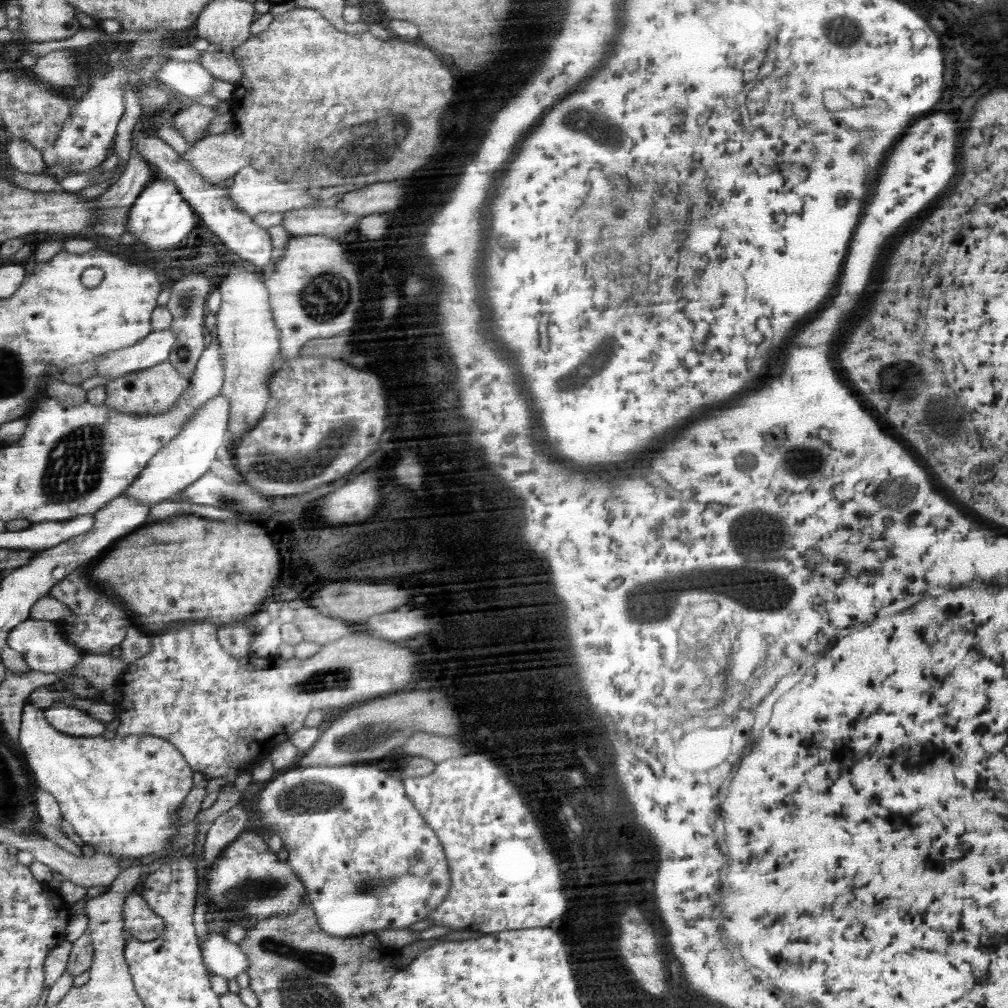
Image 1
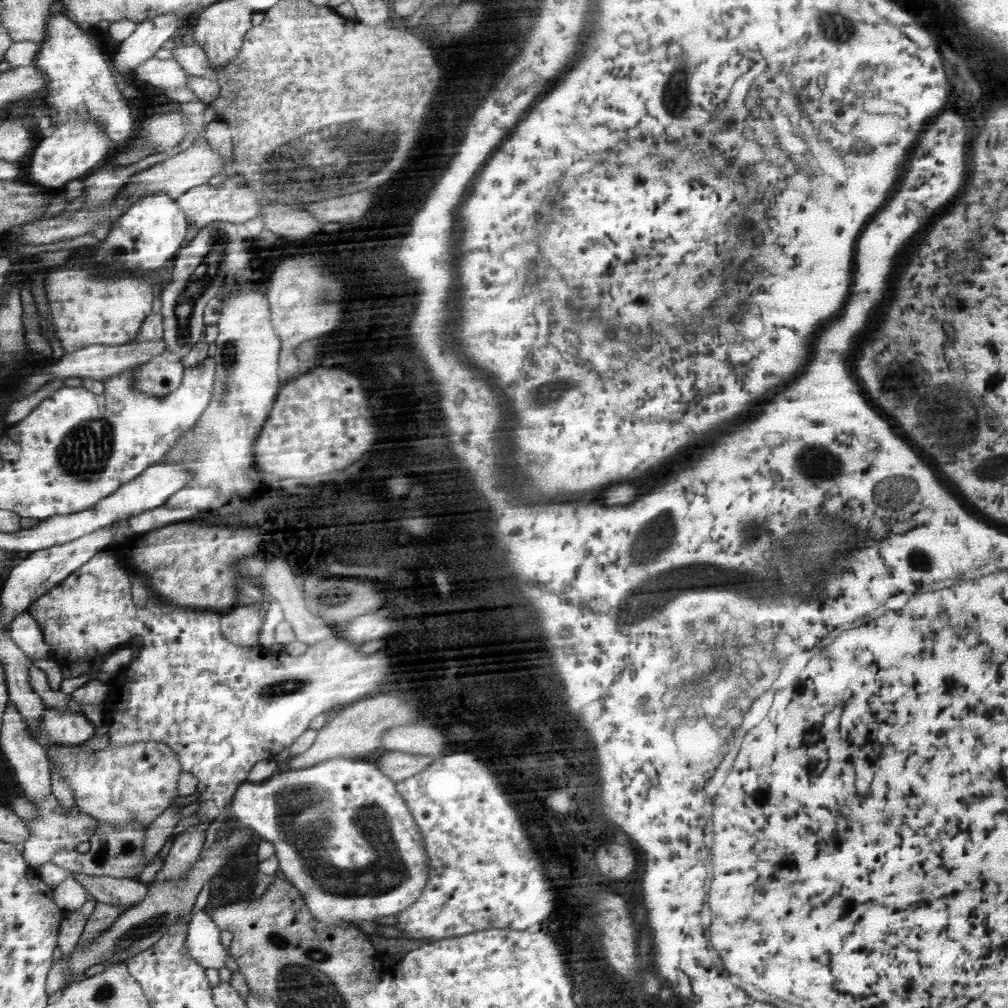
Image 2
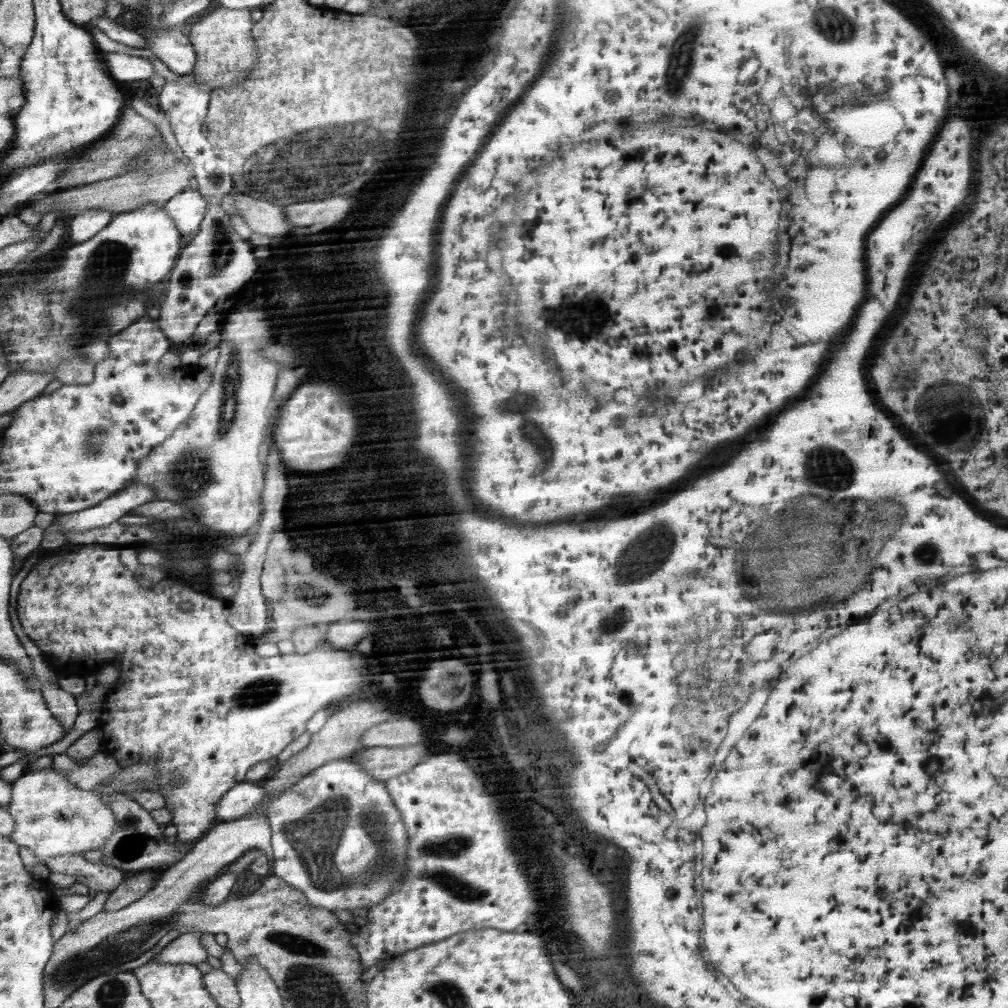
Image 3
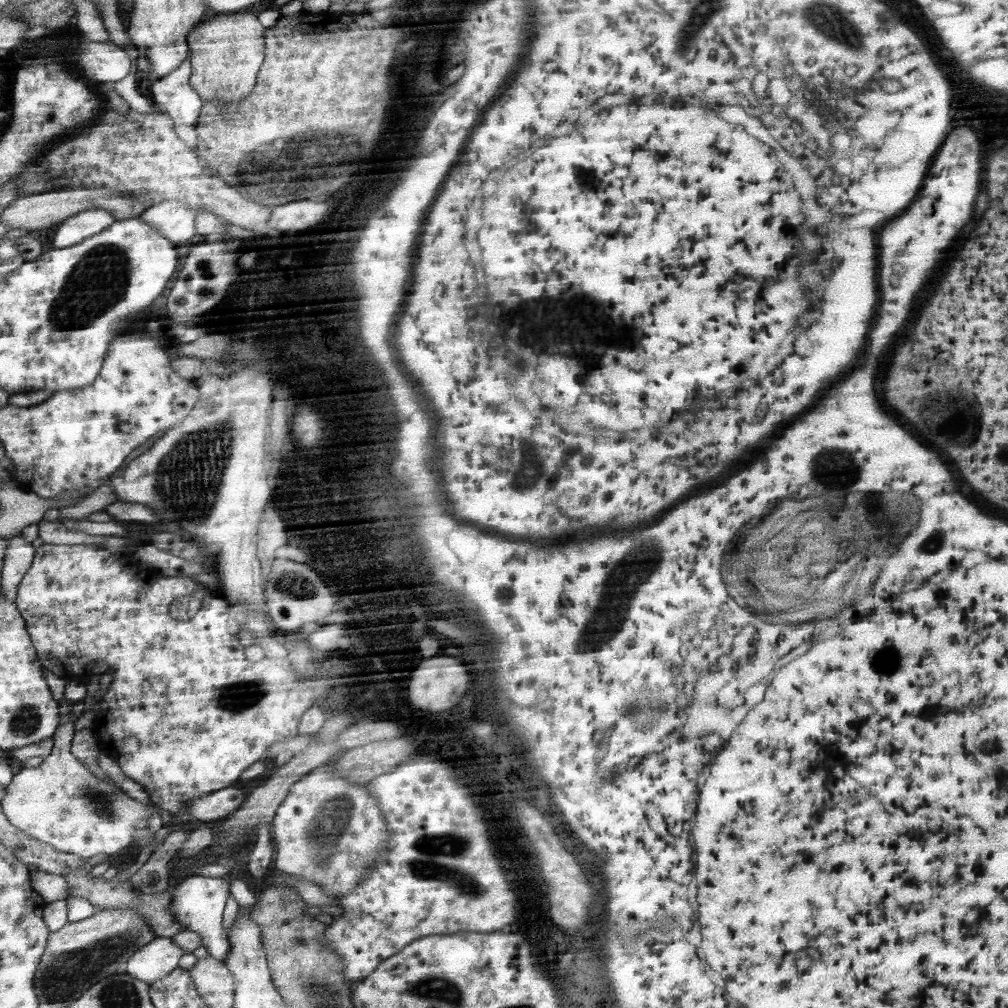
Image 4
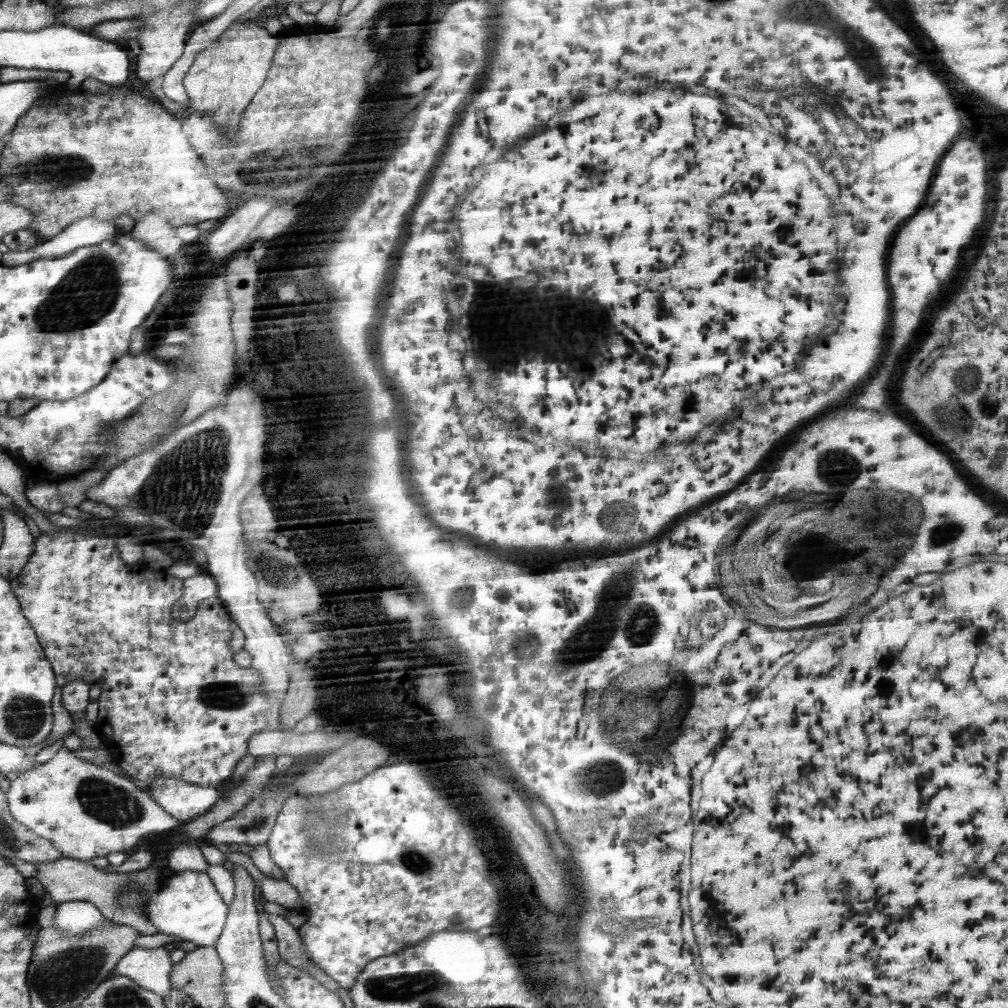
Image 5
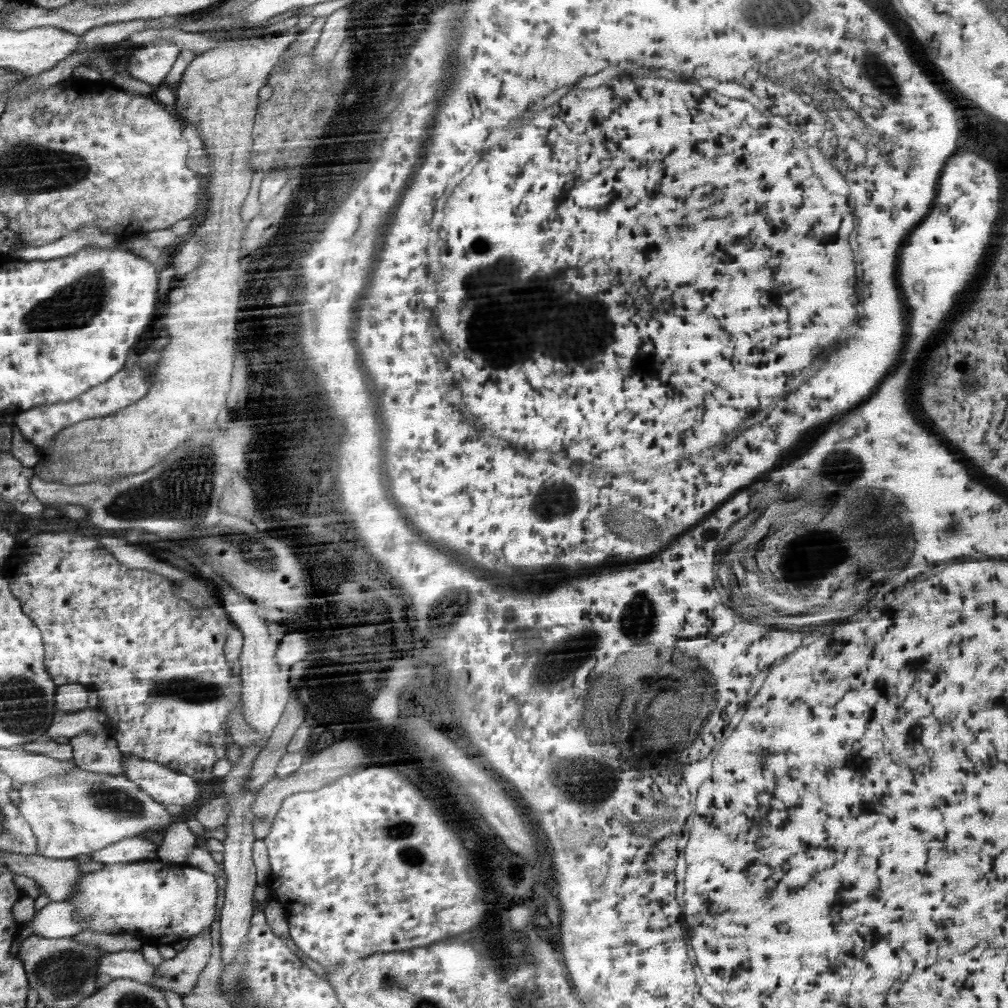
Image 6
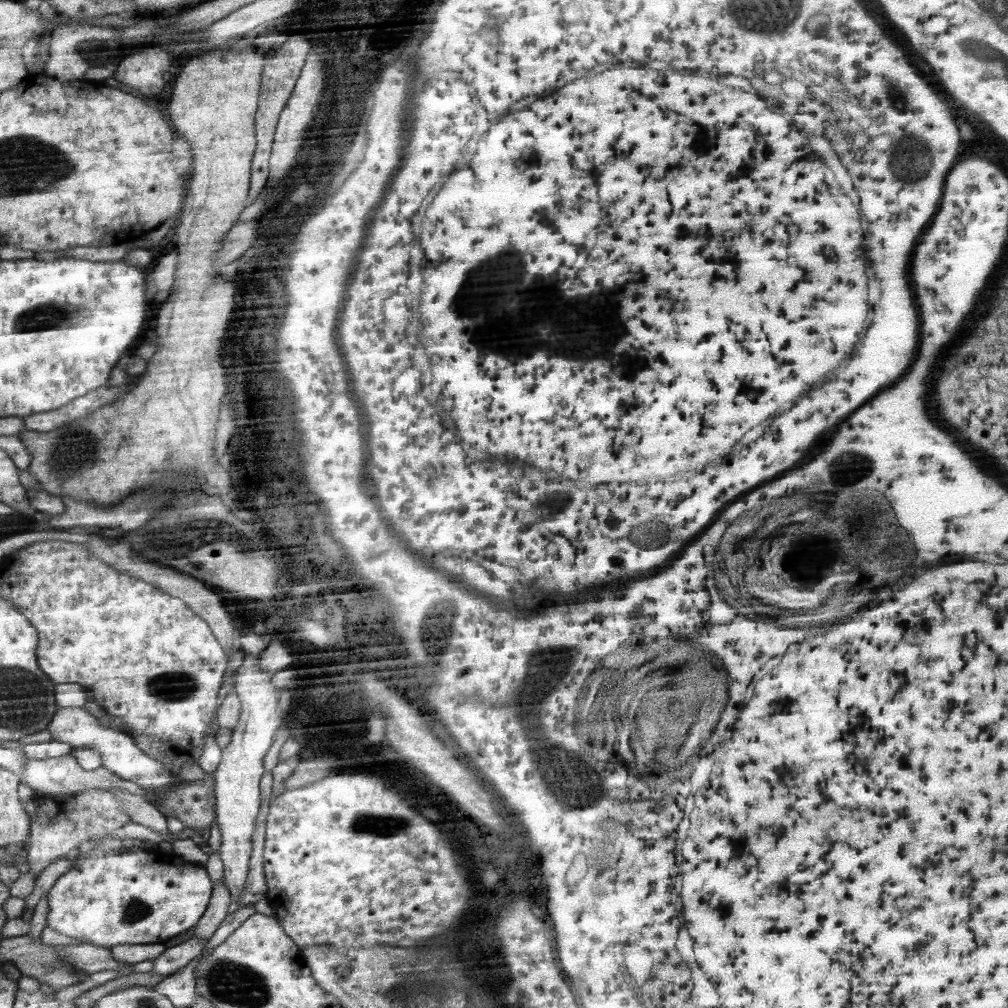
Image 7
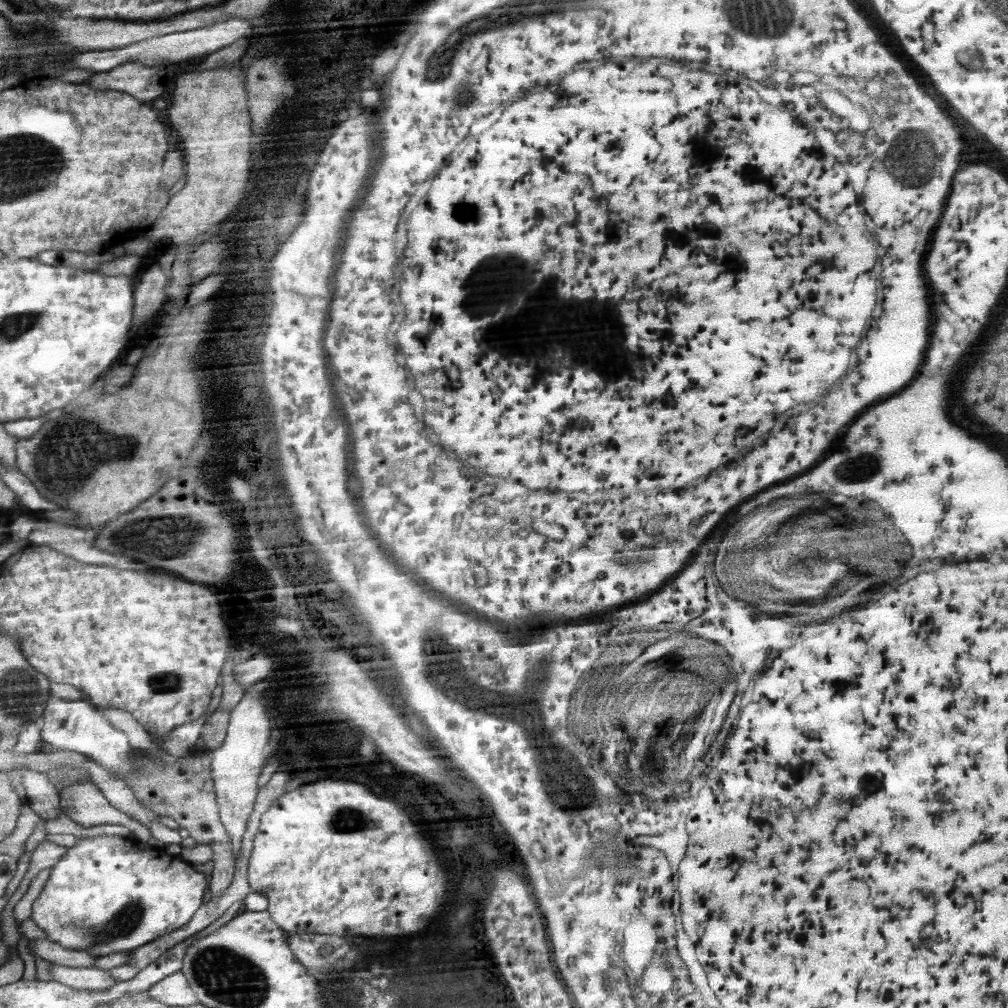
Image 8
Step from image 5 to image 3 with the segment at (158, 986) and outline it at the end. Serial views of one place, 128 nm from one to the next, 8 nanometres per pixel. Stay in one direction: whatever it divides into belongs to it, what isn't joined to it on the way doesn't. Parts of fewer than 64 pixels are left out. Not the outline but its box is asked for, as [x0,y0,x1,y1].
[152,932,205,964]

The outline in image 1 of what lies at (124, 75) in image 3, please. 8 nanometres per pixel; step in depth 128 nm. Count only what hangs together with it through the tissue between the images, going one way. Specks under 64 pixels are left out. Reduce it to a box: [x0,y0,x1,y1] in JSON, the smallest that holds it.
[156,59,215,100]

